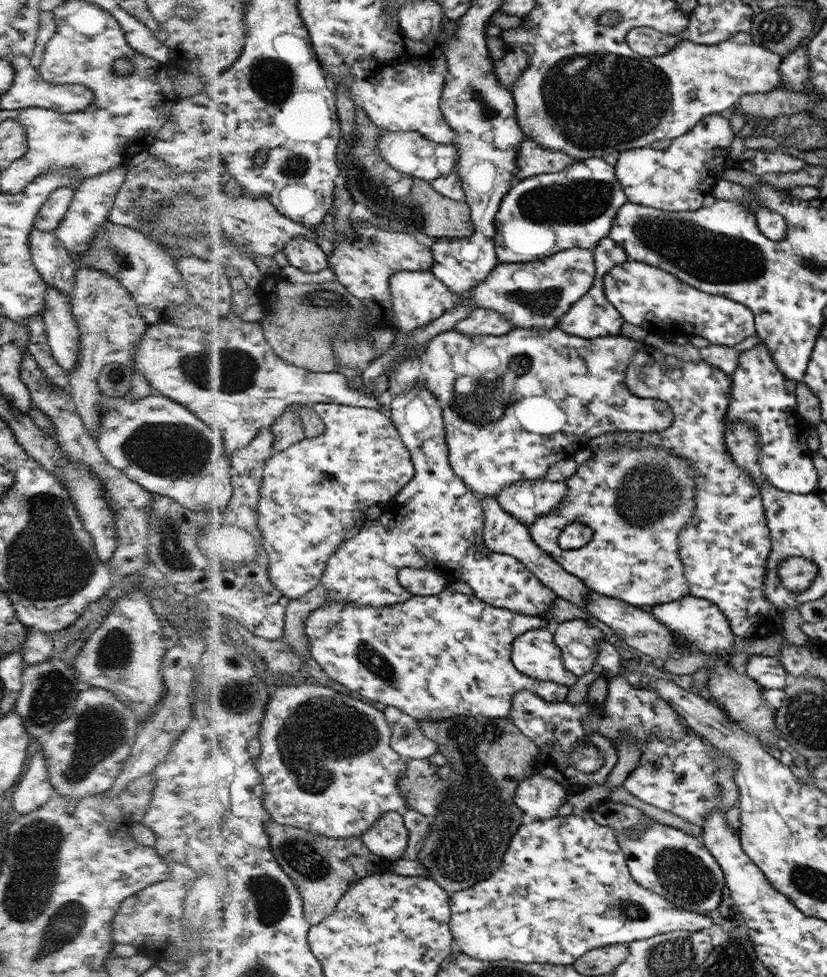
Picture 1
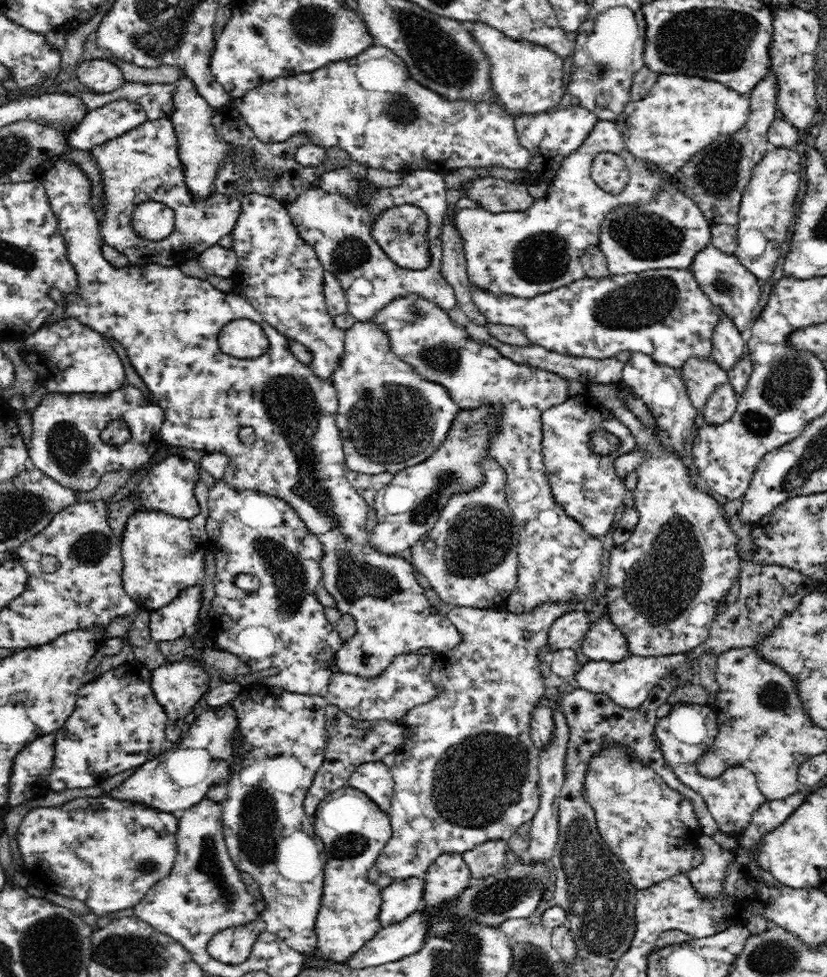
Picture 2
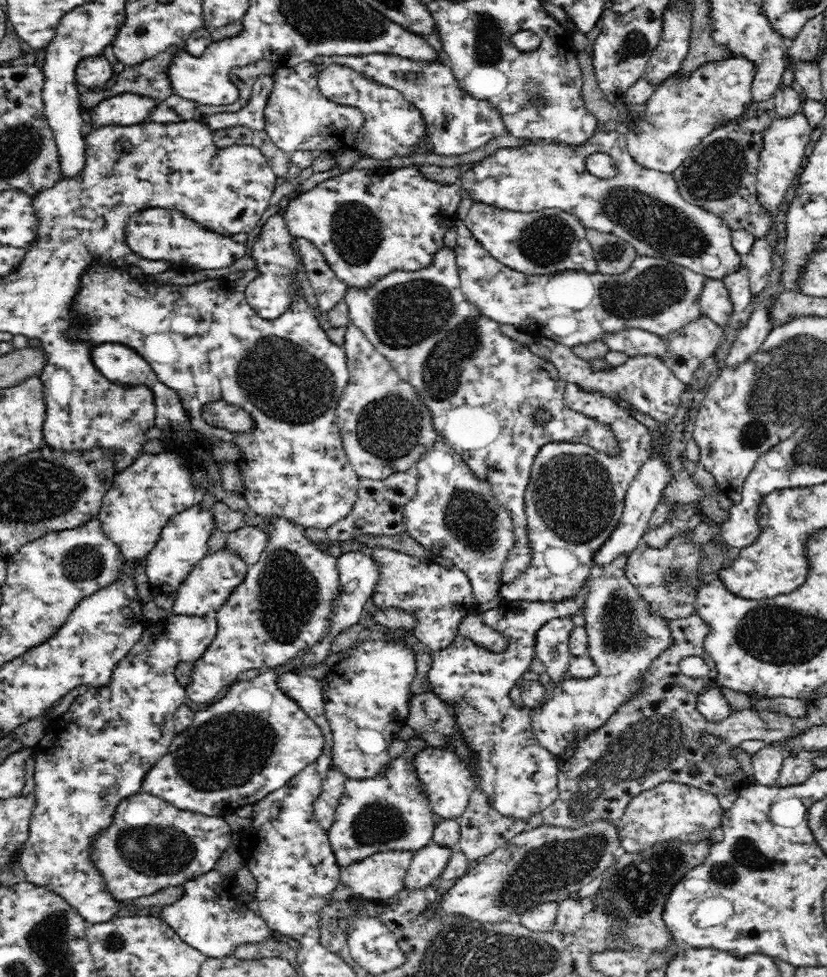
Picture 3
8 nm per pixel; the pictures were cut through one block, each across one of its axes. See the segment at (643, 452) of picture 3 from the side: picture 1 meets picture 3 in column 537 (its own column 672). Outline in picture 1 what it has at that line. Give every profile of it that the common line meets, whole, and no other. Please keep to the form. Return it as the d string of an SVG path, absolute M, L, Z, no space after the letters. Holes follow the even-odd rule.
M618 446L614 450L598 450L593 452L589 460L582 463L576 470L576 474L573 474L568 480L565 480L568 486L568 493L564 498L561 508L548 515L542 515L538 517L538 520L534 521L530 526L530 535L534 539L534 543L538 547L542 547L542 550L546 551L554 561L560 563L564 569L569 571L570 574L576 575L581 582L589 588L590 591L596 592L602 596L622 600L627 604L635 607L641 607L645 609L651 609L656 605L667 604L681 600L682 597L689 595L689 582L685 576L685 567L682 566L682 560L678 556L678 548L681 548L681 532L685 526L689 524L690 519L694 516L694 509L697 508L697 491L694 488L694 478L692 478L692 468L690 468L690 462L684 460L682 456L674 456L672 452L664 450L664 448L636 448L632 450L630 446ZM580 521L580 523L586 523L588 527L592 527L594 536L592 540L582 546L582 548L574 550L566 550L560 545L560 534L564 532L566 526L570 523Z

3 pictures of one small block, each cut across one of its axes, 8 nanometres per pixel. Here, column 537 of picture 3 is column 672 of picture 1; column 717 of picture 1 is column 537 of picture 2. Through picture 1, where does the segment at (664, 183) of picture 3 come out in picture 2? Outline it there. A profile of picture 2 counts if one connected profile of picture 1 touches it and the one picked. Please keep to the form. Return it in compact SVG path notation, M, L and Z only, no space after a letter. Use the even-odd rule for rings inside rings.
M569 106L566 110L558 110L552 114L539 113L516 118L515 132L520 145L531 154L530 166L526 169L527 177L522 183L532 185L534 182L538 185L550 185L563 166L562 160L585 144L598 122L598 116L580 106Z

